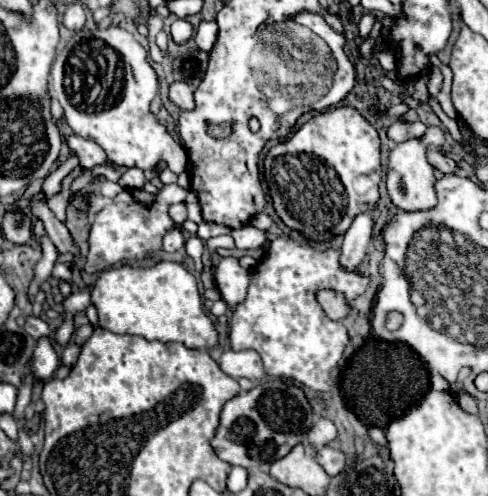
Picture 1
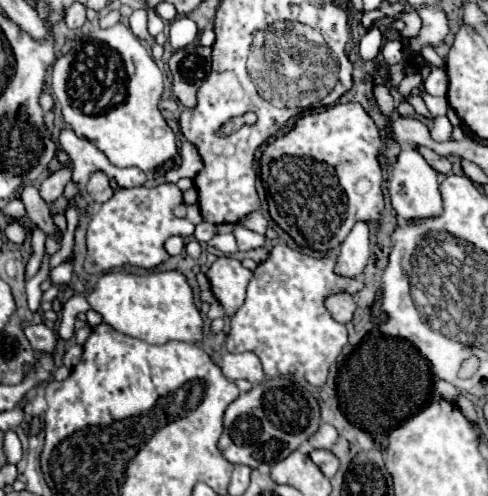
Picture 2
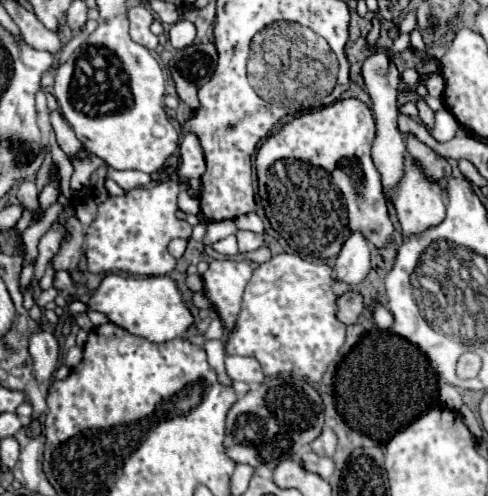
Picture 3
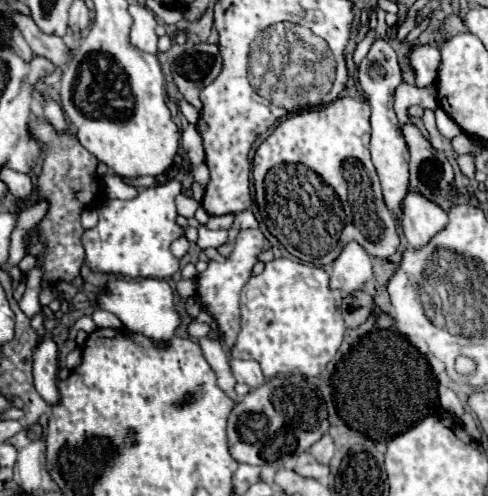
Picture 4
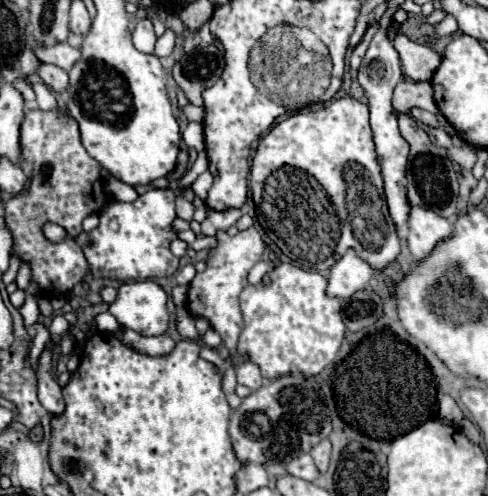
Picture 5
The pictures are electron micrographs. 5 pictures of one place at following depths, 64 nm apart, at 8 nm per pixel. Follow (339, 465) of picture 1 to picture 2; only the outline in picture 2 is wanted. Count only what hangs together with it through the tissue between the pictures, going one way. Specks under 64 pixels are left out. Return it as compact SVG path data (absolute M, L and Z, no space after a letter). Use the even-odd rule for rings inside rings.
M312 450L308 456L324 472L324 476L328 476L328 478L332 478L336 474L338 466L340 466L338 458L332 452L328 452L328 450Z

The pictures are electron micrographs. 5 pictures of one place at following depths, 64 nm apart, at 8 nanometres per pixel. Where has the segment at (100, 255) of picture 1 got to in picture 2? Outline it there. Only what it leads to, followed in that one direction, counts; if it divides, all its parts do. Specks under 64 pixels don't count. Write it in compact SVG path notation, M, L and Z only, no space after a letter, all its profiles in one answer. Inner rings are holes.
M164 182L156 188L128 188L118 190L114 196L100 206L98 214L88 224L88 256L84 262L84 270L88 274L102 274L110 268L136 266L144 270L152 270L162 262L170 260L164 250L164 242L168 236L192 236L194 224L186 218L180 220L174 216L174 208L182 202L182 192L176 184Z

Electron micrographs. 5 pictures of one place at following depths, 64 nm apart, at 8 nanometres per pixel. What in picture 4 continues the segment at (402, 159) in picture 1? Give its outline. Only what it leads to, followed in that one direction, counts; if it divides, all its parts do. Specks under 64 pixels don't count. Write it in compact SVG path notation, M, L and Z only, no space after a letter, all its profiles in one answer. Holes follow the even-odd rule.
M442 108L436 110L436 124L438 124L440 133L450 140L462 133L460 126L458 126L458 124L456 124L456 122L454 122ZM408 192L402 208L404 236L414 250L424 248L424 244L428 244L428 240L448 224L448 214L422 194Z

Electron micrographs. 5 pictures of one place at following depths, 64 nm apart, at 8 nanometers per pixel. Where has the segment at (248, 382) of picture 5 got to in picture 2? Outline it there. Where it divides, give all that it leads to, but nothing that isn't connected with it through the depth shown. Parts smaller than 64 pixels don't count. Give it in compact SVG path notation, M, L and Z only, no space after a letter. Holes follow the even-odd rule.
M244 352L244 354L222 354L222 374L228 380L248 380L252 384L258 384L264 380L264 370L256 354Z

